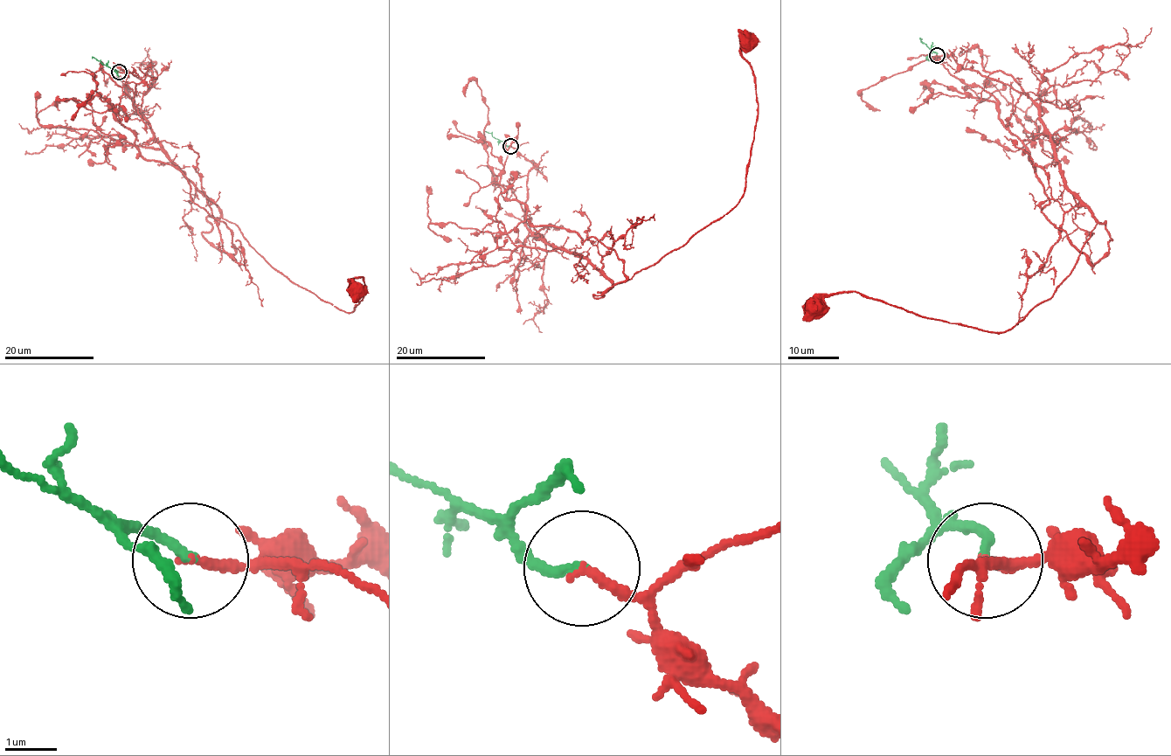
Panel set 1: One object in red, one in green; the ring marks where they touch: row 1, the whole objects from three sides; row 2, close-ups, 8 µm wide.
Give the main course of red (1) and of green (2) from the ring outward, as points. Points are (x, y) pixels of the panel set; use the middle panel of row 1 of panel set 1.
1: (510, 146), (532, 165), (523, 224), (625, 281), (744, 191), (758, 114), (747, 39)
2: (510, 146), (483, 130)

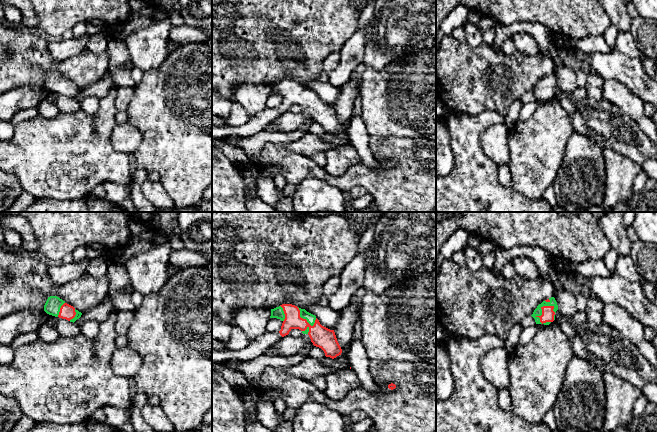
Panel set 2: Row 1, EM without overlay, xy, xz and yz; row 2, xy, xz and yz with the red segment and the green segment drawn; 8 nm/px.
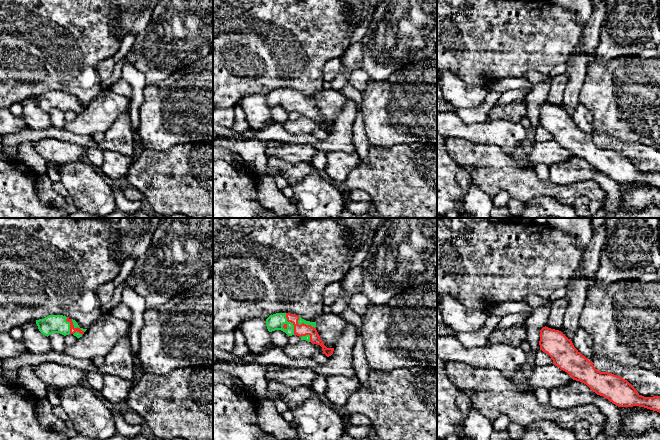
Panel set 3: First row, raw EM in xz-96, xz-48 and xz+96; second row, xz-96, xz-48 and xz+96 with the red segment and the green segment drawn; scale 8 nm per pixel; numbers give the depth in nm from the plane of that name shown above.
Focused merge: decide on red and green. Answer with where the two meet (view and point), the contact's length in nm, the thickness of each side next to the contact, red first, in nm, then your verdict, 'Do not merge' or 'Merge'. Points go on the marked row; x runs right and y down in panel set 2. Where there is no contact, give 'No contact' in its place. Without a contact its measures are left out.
Touches red at yz (541, 308). Shared border 180 nm. Thickness 100 nm (red) against 60 nm. Merge

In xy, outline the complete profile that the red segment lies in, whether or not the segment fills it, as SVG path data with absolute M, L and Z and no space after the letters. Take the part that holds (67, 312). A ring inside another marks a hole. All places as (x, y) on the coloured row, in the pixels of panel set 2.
M57 296L48 297L44 305L44 311L49 315L66 319L73 323L82 315L81 312Z

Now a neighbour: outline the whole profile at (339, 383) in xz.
M352 369L337 370L326 376L325 395L334 401L343 400L353 389L361 387L357 374Z

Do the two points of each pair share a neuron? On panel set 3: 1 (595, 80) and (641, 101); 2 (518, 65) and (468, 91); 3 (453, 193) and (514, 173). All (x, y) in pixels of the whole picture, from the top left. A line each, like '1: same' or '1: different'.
1: same
2: different
3: different

